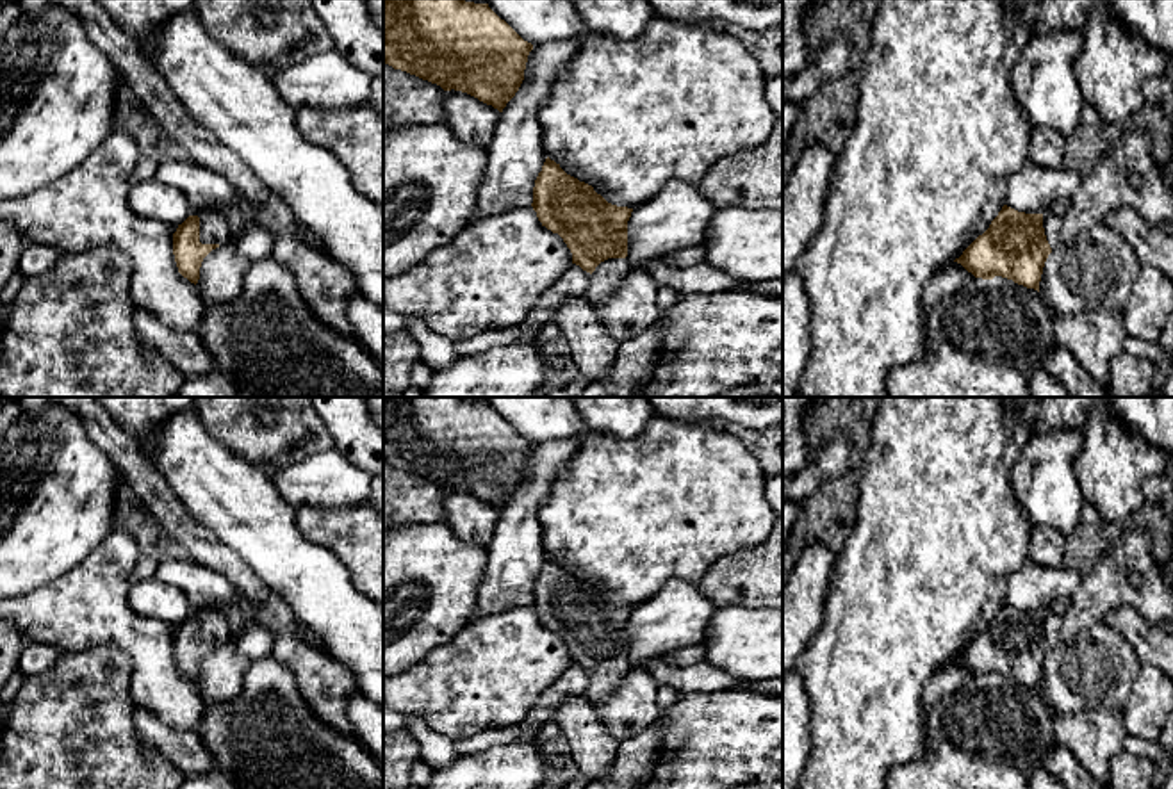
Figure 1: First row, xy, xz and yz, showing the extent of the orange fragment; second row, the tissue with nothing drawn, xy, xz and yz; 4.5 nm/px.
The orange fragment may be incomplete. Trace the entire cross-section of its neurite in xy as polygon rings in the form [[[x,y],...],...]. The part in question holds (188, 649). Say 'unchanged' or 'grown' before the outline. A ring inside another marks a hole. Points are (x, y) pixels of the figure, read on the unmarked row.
grown; [[[219,611],[189,614],[173,632],[173,654],[178,671],[198,682],[203,657],[232,636],[226,618]]]

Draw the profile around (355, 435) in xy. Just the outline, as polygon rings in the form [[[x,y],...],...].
[[[312,397],[340,456],[369,476],[383,476],[383,431],[374,424],[365,397]]]

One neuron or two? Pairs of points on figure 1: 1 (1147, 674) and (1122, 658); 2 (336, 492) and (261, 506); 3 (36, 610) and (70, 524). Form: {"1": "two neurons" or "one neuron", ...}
{"1": "two neurons", "2": "two neurons", "3": "two neurons"}

